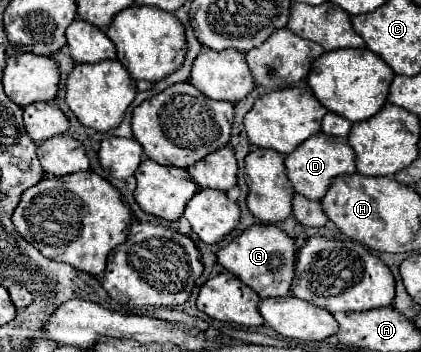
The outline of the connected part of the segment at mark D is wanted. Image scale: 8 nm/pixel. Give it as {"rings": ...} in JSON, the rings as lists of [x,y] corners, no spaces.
{"rings":[[[317,133],[313,137],[309,137],[307,141],[303,141],[293,153],[289,153],[285,157],[285,165],[287,165],[287,177],[293,183],[293,189],[297,193],[305,195],[307,199],[321,201],[335,177],[355,173],[355,153],[353,153],[351,145],[347,143],[347,139]]]}

